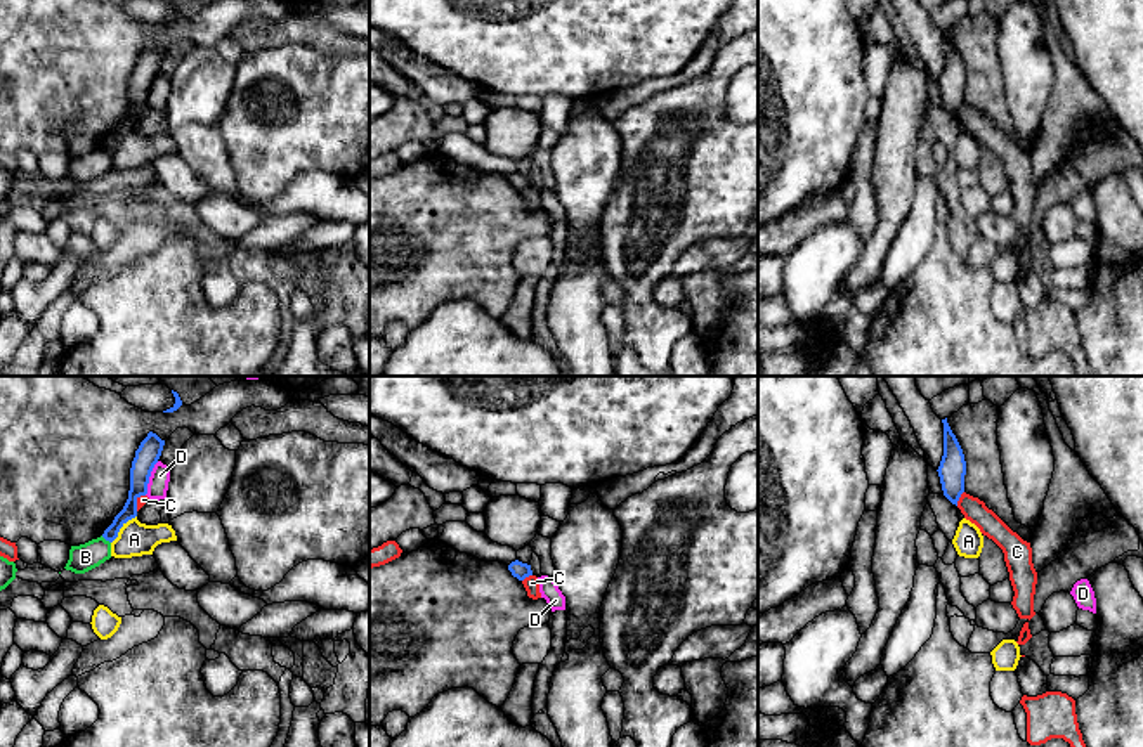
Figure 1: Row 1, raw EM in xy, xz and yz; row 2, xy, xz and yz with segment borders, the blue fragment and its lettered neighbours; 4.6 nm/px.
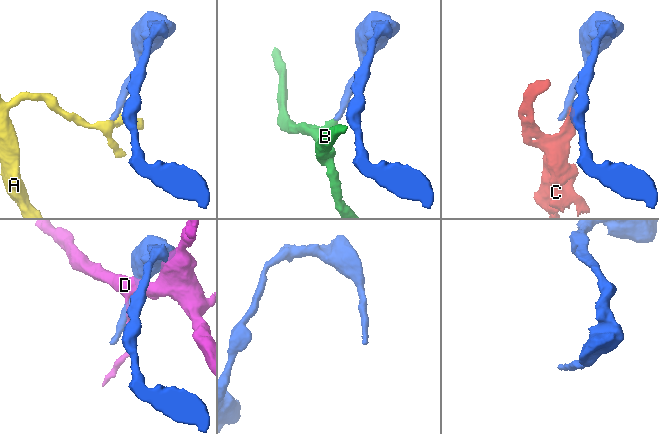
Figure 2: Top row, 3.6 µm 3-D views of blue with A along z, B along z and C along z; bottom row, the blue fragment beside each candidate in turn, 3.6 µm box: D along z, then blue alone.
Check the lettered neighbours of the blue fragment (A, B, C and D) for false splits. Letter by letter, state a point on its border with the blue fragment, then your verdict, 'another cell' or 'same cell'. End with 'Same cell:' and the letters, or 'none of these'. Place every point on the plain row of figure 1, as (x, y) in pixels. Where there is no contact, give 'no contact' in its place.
A: xy (120, 139) | another cell
B: xy (106, 151) | another cell
C: yz (960, 108) | another cell
D: xy (148, 90) | another cell
Same cell: none of these

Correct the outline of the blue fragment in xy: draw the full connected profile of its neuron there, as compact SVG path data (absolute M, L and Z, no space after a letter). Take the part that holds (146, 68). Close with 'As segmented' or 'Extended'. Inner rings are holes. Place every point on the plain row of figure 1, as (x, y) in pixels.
M149 43L135 62L130 80L130 102L123 121L114 128L113 135L104 142L102 149L113 154L120 140L137 128L137 111L147 106L147 95L154 76L158 75L165 52Z. As segmented

